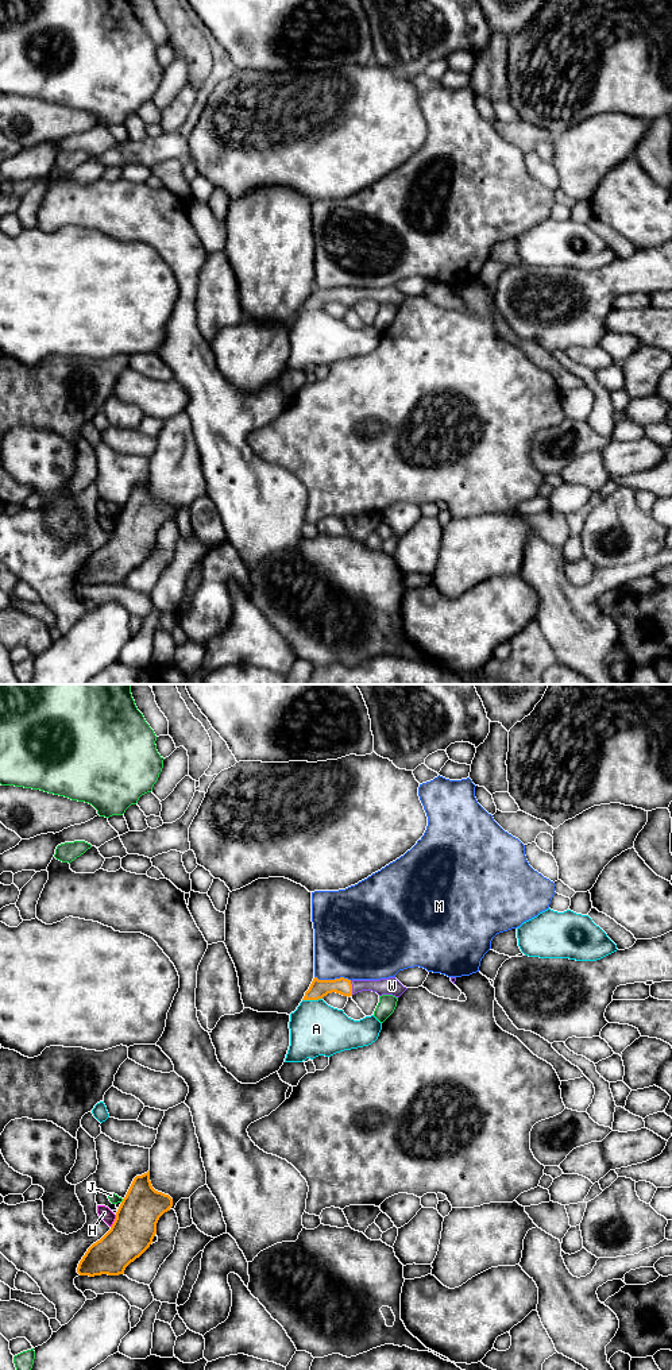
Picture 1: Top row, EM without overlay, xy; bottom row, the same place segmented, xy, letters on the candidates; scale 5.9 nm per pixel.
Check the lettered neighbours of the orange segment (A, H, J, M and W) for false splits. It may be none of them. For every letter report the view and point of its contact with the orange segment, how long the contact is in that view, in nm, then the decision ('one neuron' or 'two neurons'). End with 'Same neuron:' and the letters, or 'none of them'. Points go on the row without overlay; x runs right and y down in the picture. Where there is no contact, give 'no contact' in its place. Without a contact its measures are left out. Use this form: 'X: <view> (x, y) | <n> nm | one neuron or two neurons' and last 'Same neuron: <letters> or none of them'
A: xy (312, 308) | 120 nm | two neurons
H: xy (114, 531) | 90 nm | two neurons
J: xy (123, 509) | 30 nm | two neurons
M: xy (335, 288) | 220 nm | two neurons
W: xy (351, 297) | 80 nm | one neuron
Same neuron: W

